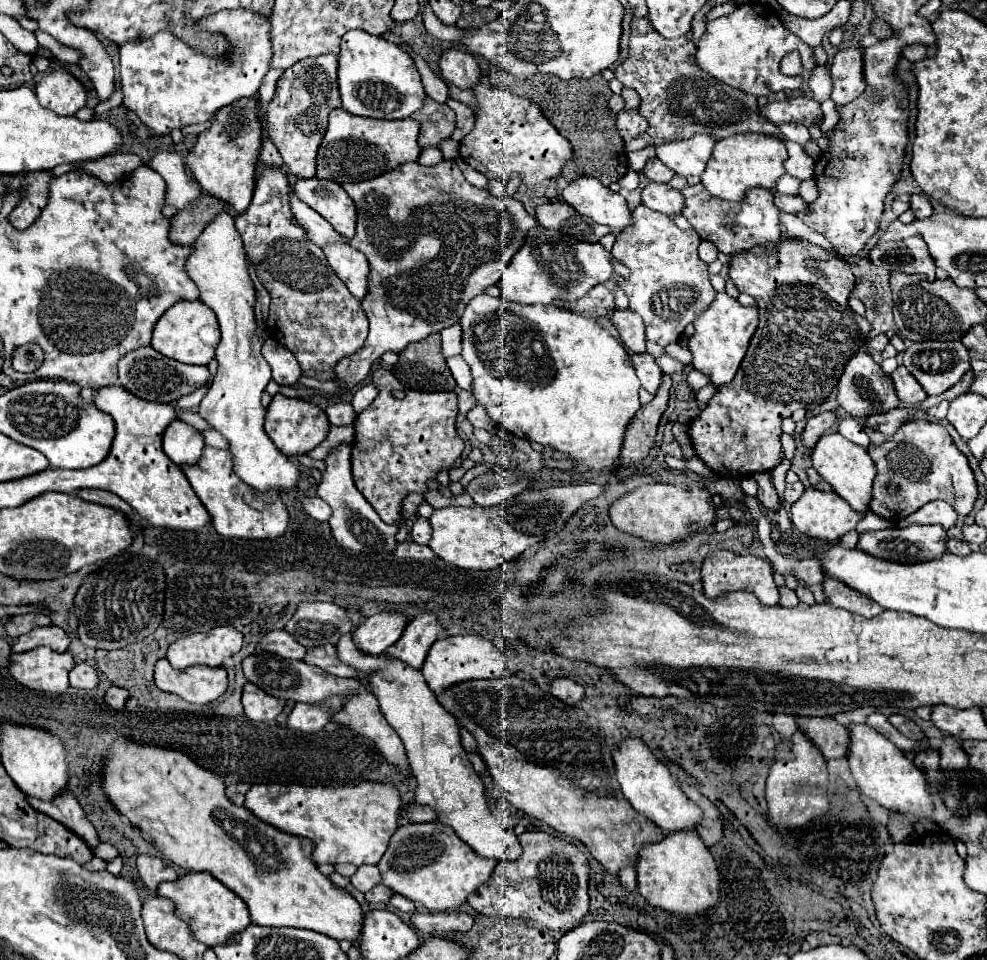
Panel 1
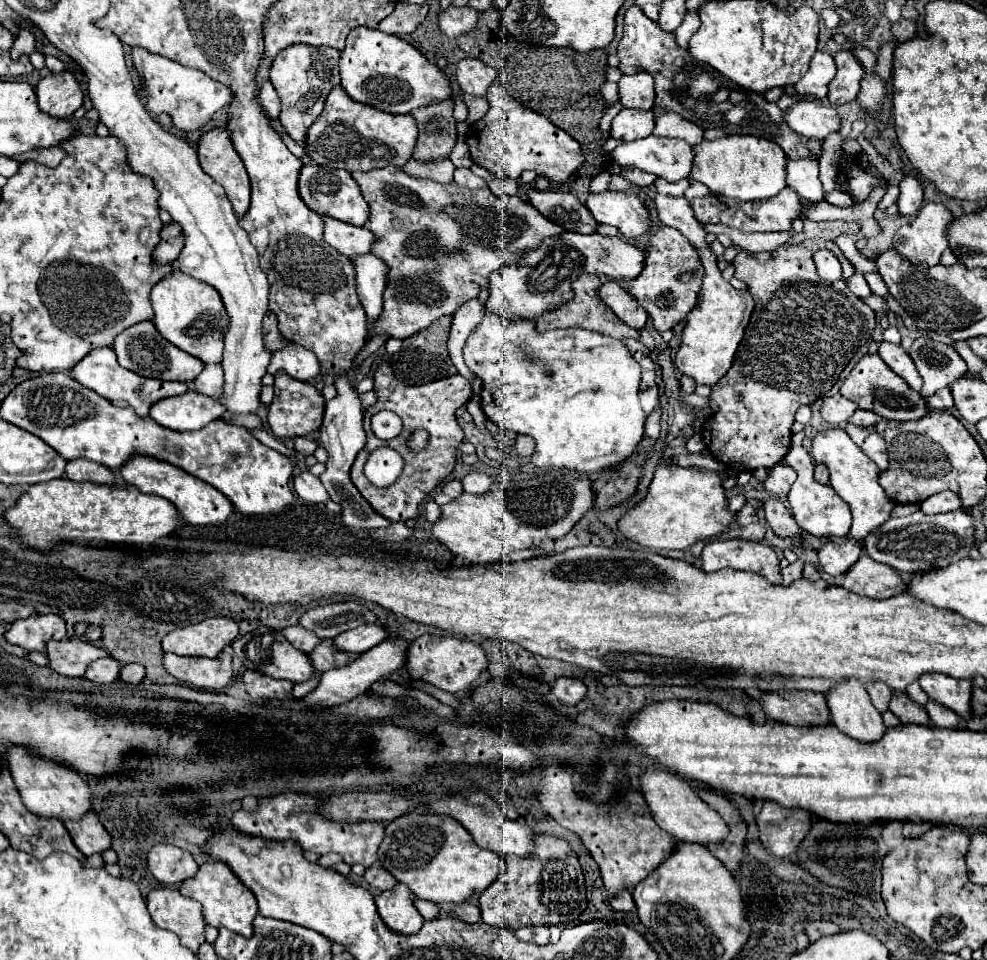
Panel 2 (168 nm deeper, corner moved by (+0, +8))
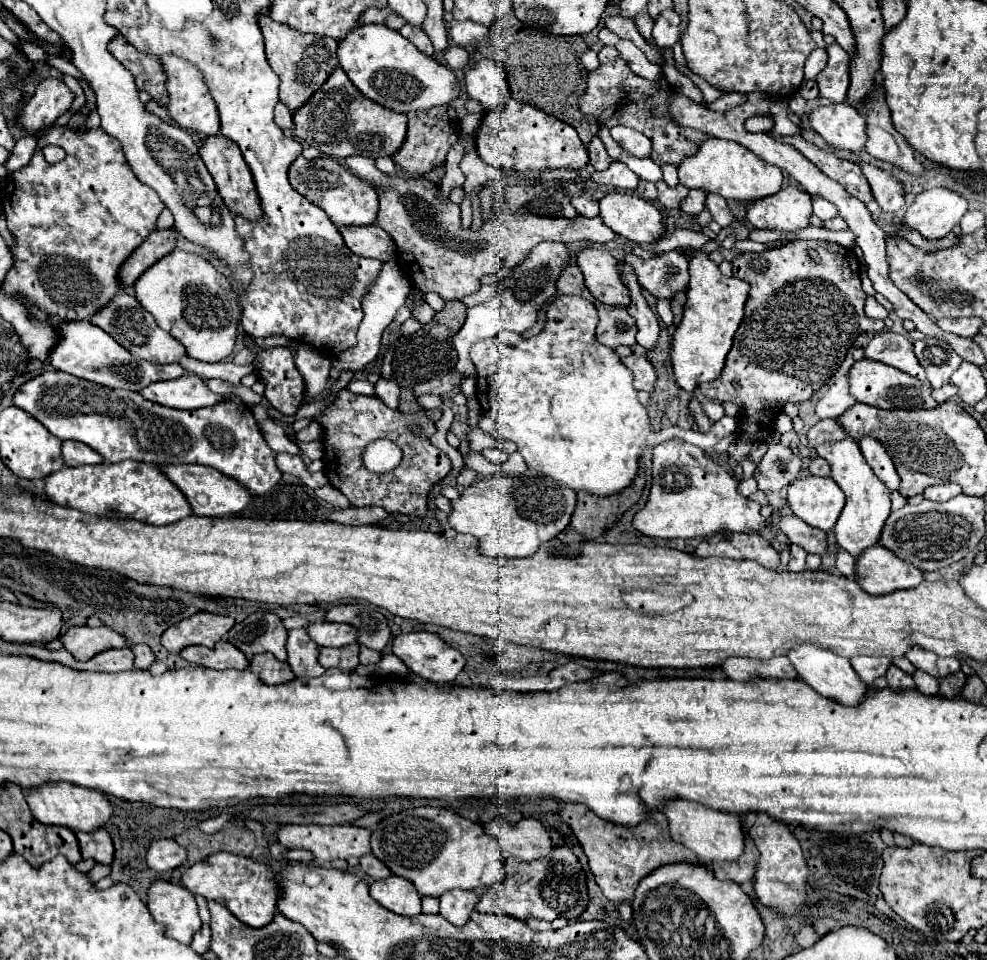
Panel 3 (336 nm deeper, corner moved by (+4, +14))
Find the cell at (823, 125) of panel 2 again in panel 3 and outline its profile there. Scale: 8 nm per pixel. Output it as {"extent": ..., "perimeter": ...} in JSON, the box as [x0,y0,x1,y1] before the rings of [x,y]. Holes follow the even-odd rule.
{"extent":[808,102,866,154],"perimeter":[[[846,102],[814,108],[808,122],[836,150],[860,154],[866,148],[866,120]]]}

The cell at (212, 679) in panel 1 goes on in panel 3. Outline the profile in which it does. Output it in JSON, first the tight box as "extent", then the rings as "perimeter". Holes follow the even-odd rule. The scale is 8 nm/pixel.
{"extent":[180,640,250,670],"perimeter":[[[220,640],[216,644],[216,648],[188,646],[180,652],[180,656],[184,660],[188,660],[190,664],[208,666],[214,670],[228,670],[228,668],[246,670],[250,664],[248,658],[244,656],[244,652],[238,652],[238,648],[234,648],[234,644],[230,644],[228,640]]]}

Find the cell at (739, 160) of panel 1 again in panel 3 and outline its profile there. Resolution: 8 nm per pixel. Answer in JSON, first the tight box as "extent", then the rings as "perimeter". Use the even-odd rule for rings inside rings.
{"extent":[678,138,784,202],"perimeter":[[[720,138],[706,140],[694,156],[682,162],[678,174],[680,174],[680,184],[688,188],[700,188],[716,194],[722,192],[726,200],[740,200],[740,202],[754,202],[772,196],[782,188],[784,180],[782,170],[778,166],[764,162],[762,158],[758,158],[754,152],[740,146],[738,142],[720,140]]]}

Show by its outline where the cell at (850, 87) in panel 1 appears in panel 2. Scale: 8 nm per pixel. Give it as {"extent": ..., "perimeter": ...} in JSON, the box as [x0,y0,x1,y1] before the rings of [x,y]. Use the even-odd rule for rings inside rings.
{"extent":[828,50,864,104],"perimeter":[[[840,50],[834,56],[834,60],[838,66],[838,74],[832,78],[832,82],[828,86],[830,88],[828,100],[834,104],[844,104],[844,102],[850,102],[858,96],[864,70],[852,50]]]}

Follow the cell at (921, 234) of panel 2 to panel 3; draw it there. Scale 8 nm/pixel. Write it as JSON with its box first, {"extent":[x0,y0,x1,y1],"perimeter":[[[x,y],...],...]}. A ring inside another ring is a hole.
{"extent":[902,188,968,240],"perimeter":[[[948,188],[924,190],[916,196],[914,204],[906,210],[902,222],[912,226],[928,240],[944,238],[960,224],[960,218],[968,210],[968,200]]]}

